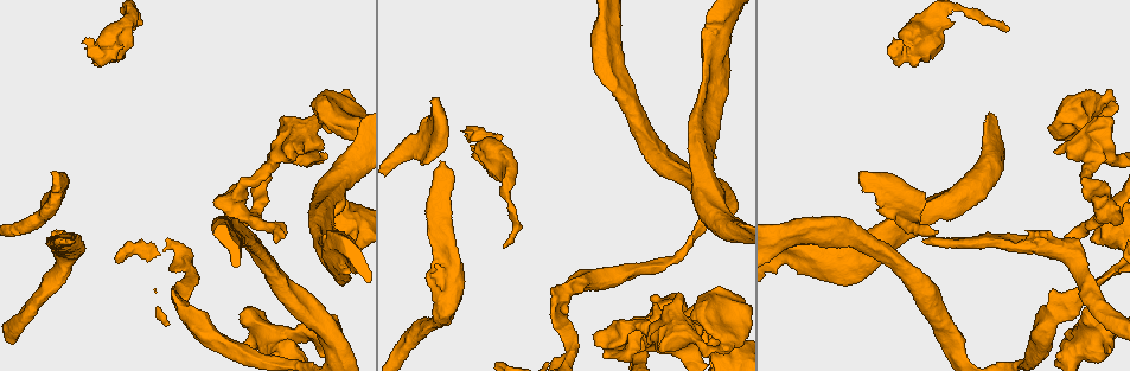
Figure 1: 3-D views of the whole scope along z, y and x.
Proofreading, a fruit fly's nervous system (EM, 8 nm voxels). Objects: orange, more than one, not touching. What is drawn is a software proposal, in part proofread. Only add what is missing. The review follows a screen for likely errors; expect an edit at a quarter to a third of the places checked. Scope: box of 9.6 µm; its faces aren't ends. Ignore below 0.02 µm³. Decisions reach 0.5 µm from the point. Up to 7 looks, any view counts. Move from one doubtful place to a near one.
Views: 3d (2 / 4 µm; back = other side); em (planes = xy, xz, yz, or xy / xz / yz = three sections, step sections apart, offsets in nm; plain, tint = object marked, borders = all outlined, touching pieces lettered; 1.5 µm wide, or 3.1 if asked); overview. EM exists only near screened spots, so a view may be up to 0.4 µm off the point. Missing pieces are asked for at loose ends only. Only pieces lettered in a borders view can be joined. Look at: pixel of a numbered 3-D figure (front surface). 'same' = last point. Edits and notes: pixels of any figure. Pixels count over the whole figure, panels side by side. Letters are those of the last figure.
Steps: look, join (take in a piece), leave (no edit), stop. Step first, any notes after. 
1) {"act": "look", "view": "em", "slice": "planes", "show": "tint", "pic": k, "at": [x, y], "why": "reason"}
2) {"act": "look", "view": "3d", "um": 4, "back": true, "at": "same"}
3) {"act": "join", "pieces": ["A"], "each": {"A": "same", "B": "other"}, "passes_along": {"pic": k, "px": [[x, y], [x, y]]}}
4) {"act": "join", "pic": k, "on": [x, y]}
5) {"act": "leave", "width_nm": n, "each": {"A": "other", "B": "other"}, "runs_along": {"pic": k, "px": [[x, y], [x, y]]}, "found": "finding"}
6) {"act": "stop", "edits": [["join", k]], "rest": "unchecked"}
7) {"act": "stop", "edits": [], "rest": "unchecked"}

{"act": "look", "view": "3d", "um": 4, "pic": 1, "at": [709, 339], "why": "thick end"}

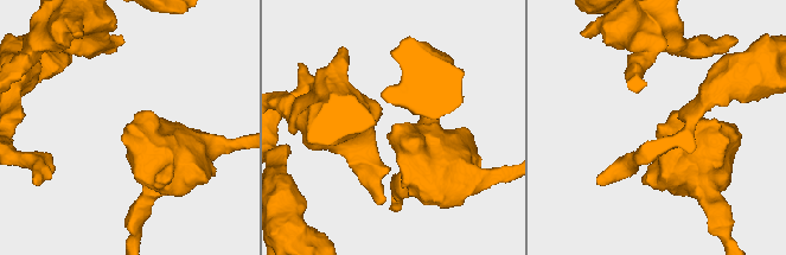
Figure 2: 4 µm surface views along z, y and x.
{"act": "look", "view": "em", "slice": "xz", "step": 4, "show": "borders", "pic": 2, "at": [130, 126]}

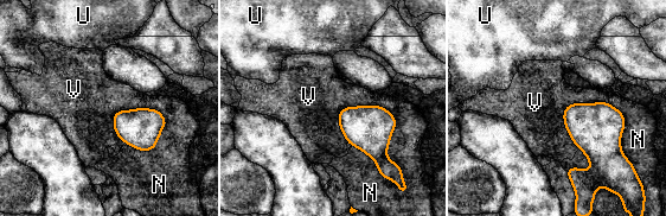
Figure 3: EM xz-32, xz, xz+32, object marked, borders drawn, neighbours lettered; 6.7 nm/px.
{"act": "leave", "each": {"N": "other", "U": "other", "V": "other"}, "border": {"pic": 3, "px": [[608, 102], [564, 109], [578, 148]]}, "found": "no lettered piece goes on from it"}

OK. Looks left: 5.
{"act": "look", "view": "em", "slice": "planes", "show": "borders", "pic": 1, "at": [1110, 351], "why": "an open end"}

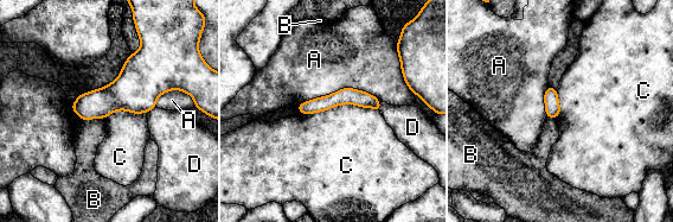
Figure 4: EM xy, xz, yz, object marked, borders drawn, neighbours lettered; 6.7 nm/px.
{"act": "leave", "each": {"A": "other", "B": "other", "C": "other", "D": "other"}, "border": {"pic": 4, "px": [[380, 112], [337, 105], [299, 113]]}, "found": "none of them fits"}

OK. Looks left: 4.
{"act": "look", "view": "em", "slice": "planes", "show": "borders", "pic": 1, "at": [52, 174], "why": "an open end"}

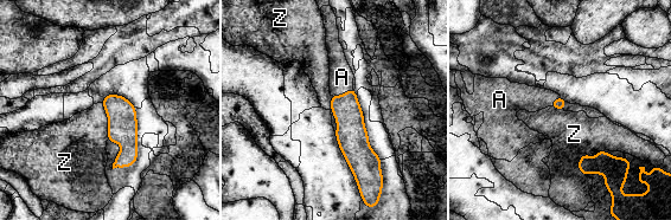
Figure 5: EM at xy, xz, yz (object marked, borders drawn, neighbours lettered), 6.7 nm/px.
{"act": "join", "pieces": ["A"], "longest_contact_nm": ["Z", 260], "each": {"A": "same", "Z": "other"}, "passes_along": {"pic": 5, "px": [[351, 130], [342, 95], [342, 77]]}, "found": "it goes on there"}

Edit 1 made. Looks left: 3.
{"act": "stop", "edits": [["join", 5]], "rest": "unchecked"}

